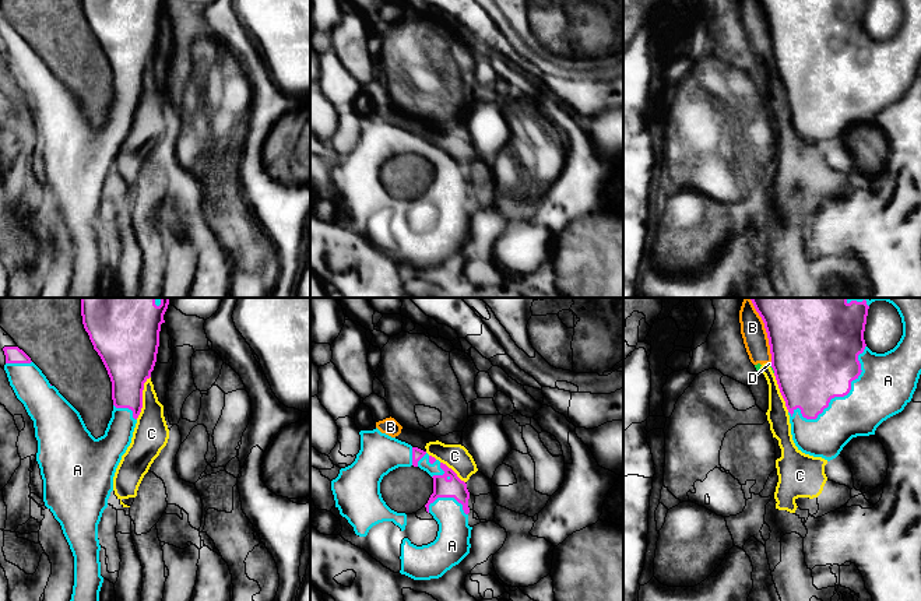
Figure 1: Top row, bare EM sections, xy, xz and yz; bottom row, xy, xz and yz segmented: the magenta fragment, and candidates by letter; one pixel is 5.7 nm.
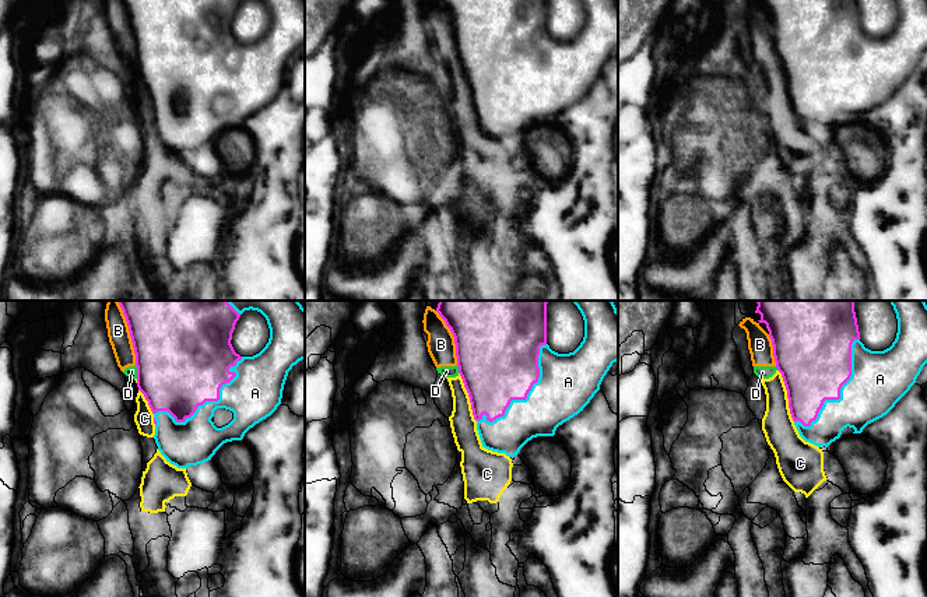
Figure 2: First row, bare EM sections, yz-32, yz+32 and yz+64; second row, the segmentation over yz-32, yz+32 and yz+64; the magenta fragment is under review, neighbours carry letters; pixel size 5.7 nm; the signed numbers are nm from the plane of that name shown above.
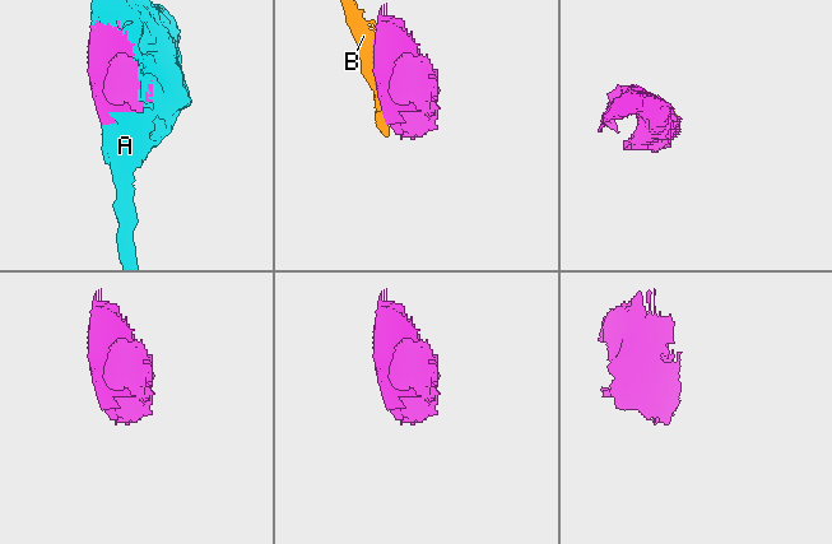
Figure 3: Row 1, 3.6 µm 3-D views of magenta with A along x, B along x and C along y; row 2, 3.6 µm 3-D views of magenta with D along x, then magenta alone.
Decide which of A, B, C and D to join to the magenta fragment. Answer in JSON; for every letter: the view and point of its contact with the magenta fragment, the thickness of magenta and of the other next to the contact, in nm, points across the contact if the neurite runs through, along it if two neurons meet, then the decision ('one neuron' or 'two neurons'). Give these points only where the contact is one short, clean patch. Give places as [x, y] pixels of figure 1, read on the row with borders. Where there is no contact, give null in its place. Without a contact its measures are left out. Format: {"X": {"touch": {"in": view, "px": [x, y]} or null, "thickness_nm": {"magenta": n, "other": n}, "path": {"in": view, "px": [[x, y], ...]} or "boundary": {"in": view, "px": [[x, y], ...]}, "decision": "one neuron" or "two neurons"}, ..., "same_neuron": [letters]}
{"A": {"touch": {"in": "yz", "px": [839, 396]}, "thickness_nm": {"magenta": 480, "other": 300}, "decision": "one neuron"}, "B": {"touch": {"in": "yz", "px": [766, 331]}, "thickness_nm": {"magenta": 500, "other": 140}, "decision": "two neurons"}, "C": {"touch": {"in": "xy", "px": [141, 397]}, "thickness_nm": {"magenta": 300, "other": 200}, "boundary": {"in": "xy", "px": [[150, 376], [144, 383], [143, 407], [136, 418]]}, "decision": "two neurons"}, "D": {"touch": {"in": "yz", "px": [772, 366]}, "thickness_nm": {"magenta": 500, "other": 20}, "boundary": {"in": "yz", "px": [[770, 364], [774, 372]]}, "decision": "two neurons"}, "same_neuron": ["A"]}

